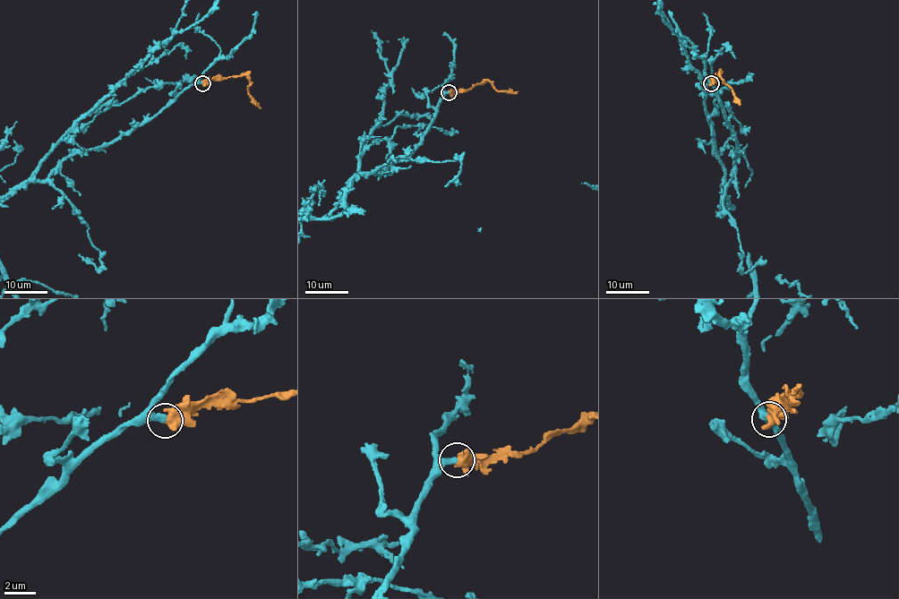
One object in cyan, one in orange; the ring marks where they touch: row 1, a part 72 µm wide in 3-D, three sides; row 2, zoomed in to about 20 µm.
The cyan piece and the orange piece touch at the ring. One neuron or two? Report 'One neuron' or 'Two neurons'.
One neuron

